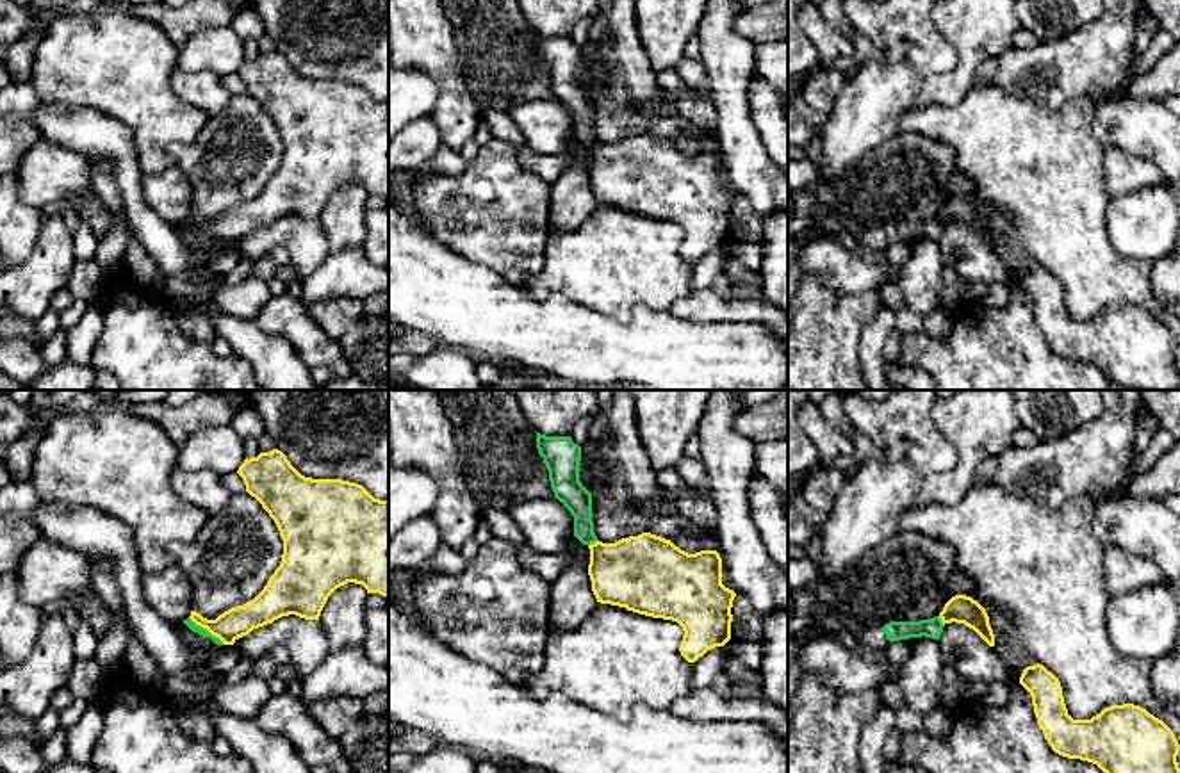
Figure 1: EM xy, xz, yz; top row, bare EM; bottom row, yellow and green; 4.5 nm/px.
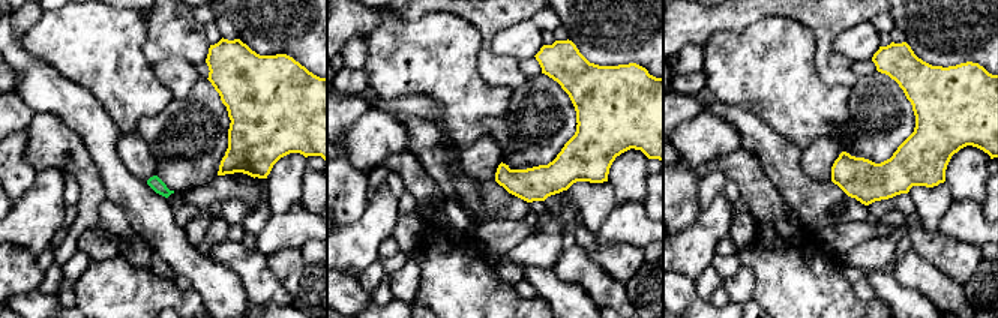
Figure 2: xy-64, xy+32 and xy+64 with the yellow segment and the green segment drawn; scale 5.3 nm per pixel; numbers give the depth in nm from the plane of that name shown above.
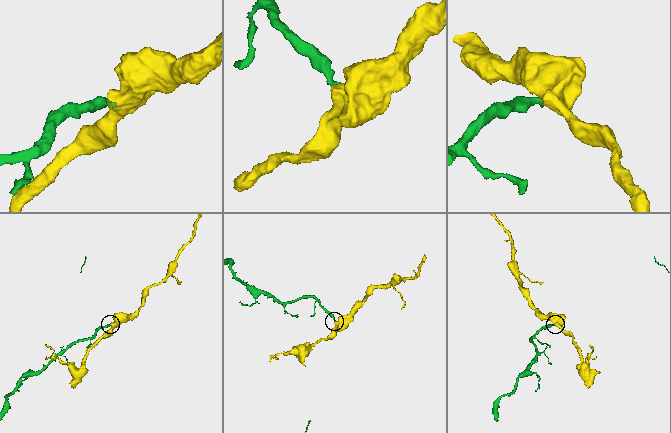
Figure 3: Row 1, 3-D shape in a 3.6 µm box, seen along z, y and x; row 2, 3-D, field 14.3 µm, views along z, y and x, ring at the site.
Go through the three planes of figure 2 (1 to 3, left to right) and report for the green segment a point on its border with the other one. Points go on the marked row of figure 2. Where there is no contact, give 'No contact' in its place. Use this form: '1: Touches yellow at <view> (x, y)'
1: No contact
2: No contact
3: No contact

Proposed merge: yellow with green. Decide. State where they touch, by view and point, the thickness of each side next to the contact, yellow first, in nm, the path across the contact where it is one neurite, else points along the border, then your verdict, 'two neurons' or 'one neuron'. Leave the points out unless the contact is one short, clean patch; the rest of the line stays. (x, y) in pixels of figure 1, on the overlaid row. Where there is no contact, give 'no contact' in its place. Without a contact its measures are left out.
meets yellow in xy at (207, 629); 140 nm thick on the yellow side, 40 nm on the other; border along xy (189, 617), (223, 643); two neurons

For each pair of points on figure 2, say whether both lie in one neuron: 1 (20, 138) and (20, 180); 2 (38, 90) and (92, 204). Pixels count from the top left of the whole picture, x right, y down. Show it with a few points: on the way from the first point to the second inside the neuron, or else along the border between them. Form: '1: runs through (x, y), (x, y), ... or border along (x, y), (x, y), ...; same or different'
1: runs through (17, 149), (17, 170); same
2: border along (35, 111), (57, 114), (78, 134); different

